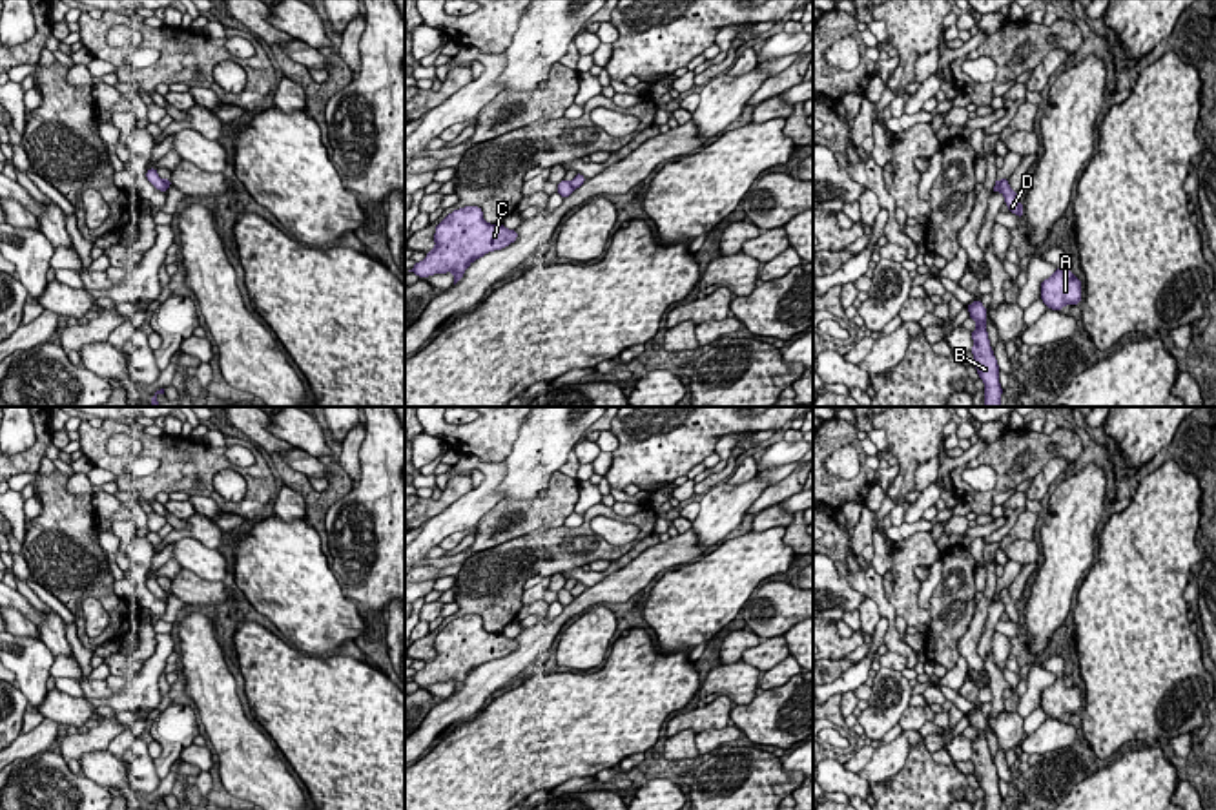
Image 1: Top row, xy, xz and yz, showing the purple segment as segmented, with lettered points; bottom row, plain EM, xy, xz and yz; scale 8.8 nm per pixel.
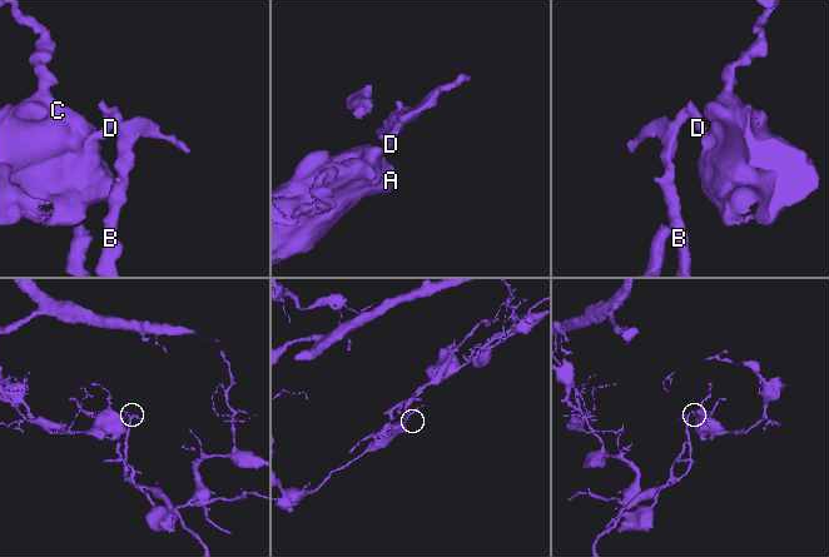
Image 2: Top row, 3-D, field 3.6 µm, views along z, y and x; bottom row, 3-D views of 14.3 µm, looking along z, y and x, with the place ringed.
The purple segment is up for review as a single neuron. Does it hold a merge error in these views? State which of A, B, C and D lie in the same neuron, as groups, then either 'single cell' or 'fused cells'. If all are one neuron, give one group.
groups A C D / B; fused cells

